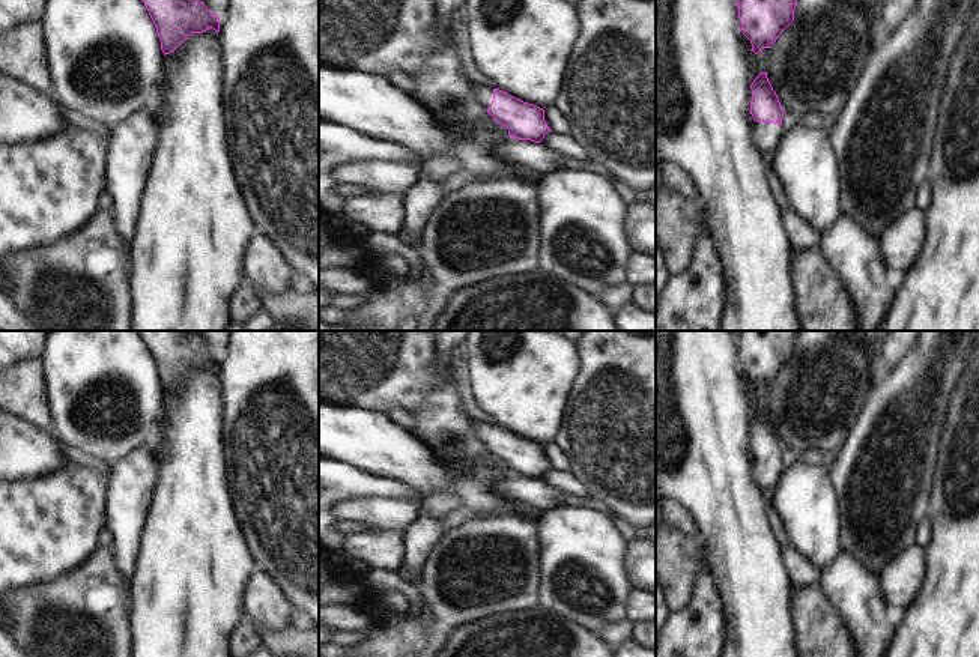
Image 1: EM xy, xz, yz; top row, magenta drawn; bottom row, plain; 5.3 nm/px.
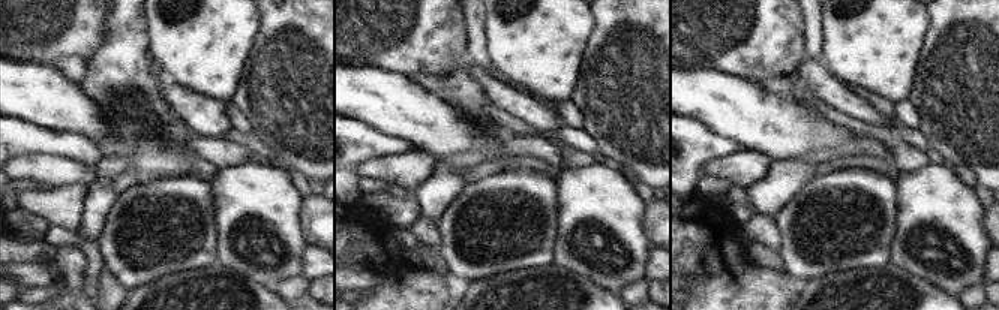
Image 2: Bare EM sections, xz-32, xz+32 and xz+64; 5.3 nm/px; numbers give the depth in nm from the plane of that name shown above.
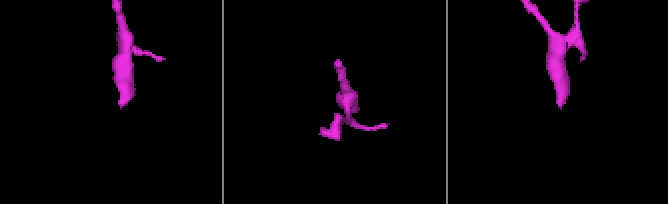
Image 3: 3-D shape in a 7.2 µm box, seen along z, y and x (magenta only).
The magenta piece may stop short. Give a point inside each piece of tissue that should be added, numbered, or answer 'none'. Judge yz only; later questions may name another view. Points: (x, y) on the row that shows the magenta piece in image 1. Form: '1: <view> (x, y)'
1: yz (766, 136)

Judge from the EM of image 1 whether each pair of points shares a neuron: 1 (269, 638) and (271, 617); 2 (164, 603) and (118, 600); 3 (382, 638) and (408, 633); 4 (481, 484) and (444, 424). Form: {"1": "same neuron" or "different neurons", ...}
{"1": "different neurons", "2": "different neurons", "3": "same neuron", "4": "same neuron"}

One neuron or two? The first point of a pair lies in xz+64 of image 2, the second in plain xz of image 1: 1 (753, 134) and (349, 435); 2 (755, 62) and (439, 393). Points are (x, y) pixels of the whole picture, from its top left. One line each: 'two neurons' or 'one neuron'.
1: one neuron
2: two neurons

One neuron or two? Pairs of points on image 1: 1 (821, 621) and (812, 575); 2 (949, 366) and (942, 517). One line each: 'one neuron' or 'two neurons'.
1: two neurons
2: two neurons

